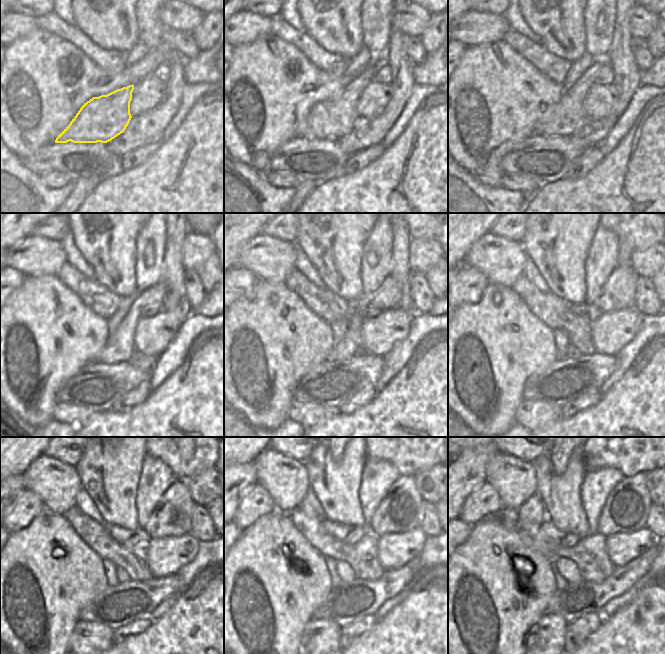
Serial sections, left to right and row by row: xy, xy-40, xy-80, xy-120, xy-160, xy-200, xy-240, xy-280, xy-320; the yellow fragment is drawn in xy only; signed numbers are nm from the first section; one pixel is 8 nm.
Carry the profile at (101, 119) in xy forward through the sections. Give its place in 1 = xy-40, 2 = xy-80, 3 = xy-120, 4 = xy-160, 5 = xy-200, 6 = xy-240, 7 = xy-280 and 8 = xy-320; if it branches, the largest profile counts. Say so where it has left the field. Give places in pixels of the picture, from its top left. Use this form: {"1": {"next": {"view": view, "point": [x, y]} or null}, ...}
{"1": {"next": {"view": "xy-40", "point": [333, 119]}}, "2": {"next": {"view": "xy-80", "point": [561, 119]}}, "3": {"next": {"view": "xy-120", "point": [120, 346]}}, "4": {"next": {"view": "xy-160", "point": [387, 296]}}, "5": {"next": {"view": "xy-200", "point": [619, 291]}}, "6": {"next": {"view": "xy-240", "point": [172, 516]}}, "7": {"next": {"view": "xy-280", "point": [400, 511]}}, "8": {"next": {"view": "xy-320", "point": [626, 509]}}}

